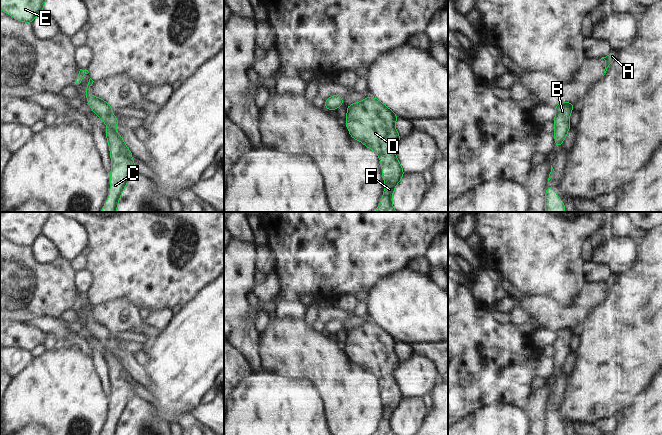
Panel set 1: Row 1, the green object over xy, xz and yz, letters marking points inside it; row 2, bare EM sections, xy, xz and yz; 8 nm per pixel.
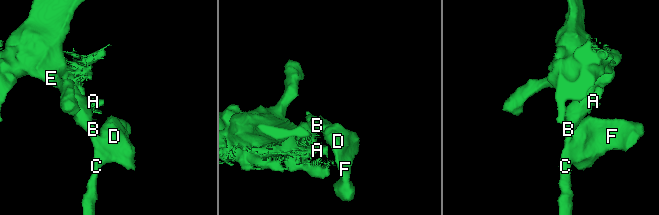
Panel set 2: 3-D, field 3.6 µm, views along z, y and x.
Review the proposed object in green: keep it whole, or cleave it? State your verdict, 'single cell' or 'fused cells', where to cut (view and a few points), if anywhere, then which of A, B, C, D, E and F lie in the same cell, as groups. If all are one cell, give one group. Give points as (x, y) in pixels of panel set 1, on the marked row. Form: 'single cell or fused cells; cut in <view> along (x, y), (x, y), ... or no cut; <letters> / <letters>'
single cell; no cut; A B C D E F

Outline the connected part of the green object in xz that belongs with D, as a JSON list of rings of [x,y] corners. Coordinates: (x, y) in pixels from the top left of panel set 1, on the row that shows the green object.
[[[367,97],[347,107],[346,127],[353,139],[359,140],[366,147],[374,150],[382,164],[382,176],[385,182],[384,194],[375,212],[397,212],[392,206],[392,194],[402,179],[404,171],[395,155],[400,136],[394,126],[398,116],[375,97]]]

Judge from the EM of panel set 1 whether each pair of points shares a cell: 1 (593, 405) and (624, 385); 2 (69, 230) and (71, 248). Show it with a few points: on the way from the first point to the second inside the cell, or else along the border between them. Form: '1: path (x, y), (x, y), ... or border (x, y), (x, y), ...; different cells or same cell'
1: path (601, 397), (613, 385), (616, 385); same cell
2: path (70, 234), (71, 244); same cell

